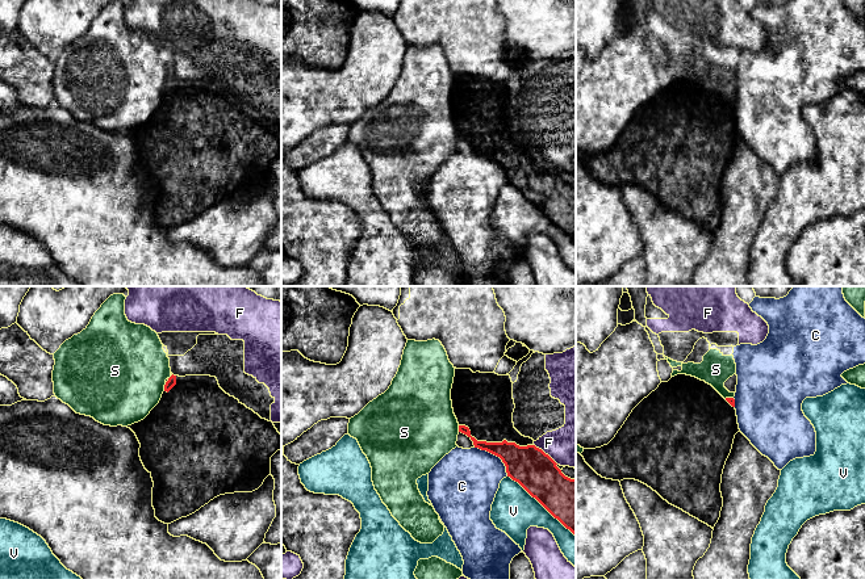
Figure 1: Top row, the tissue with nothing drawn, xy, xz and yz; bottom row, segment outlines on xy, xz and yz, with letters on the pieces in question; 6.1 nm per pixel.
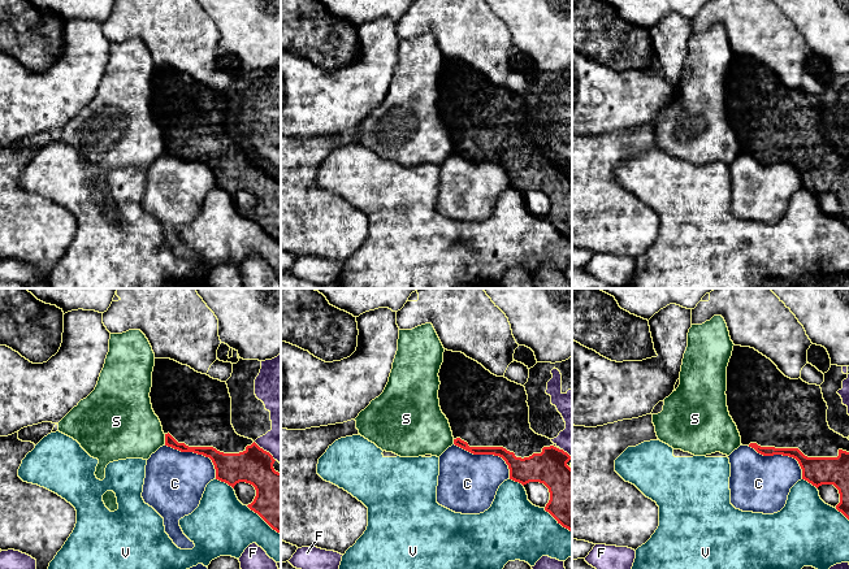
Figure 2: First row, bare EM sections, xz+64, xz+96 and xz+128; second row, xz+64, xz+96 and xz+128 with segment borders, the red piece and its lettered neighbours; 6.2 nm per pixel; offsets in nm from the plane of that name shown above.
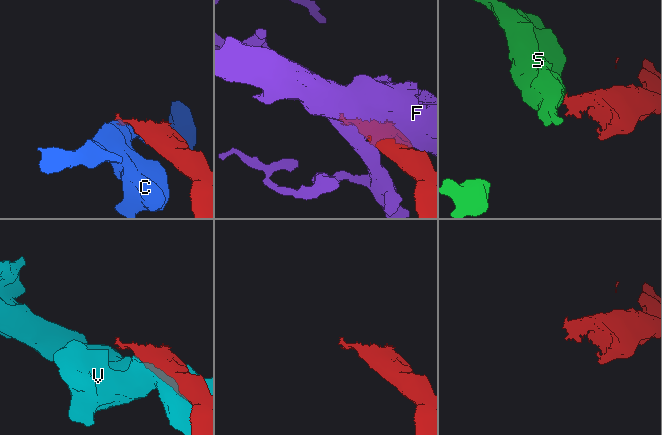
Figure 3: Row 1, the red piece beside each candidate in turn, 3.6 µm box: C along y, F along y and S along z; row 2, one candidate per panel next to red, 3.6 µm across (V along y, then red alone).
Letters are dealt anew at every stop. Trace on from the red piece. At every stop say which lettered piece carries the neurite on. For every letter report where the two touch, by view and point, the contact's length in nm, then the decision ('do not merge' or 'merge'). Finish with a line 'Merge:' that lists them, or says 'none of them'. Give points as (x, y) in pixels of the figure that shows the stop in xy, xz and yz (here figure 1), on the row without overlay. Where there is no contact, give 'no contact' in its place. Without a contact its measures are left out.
C: meets red in xz at (496, 160); contact 280 nm long; do not merge
F: meets red in xz at (544, 159); contact 200 nm long; do not merge
S: meets red in xy at (164, 92); contact 60 nm long; do not merge
V: meets red in xz at (542, 210); contact 550 nm long; do not merge
Merge: none of them

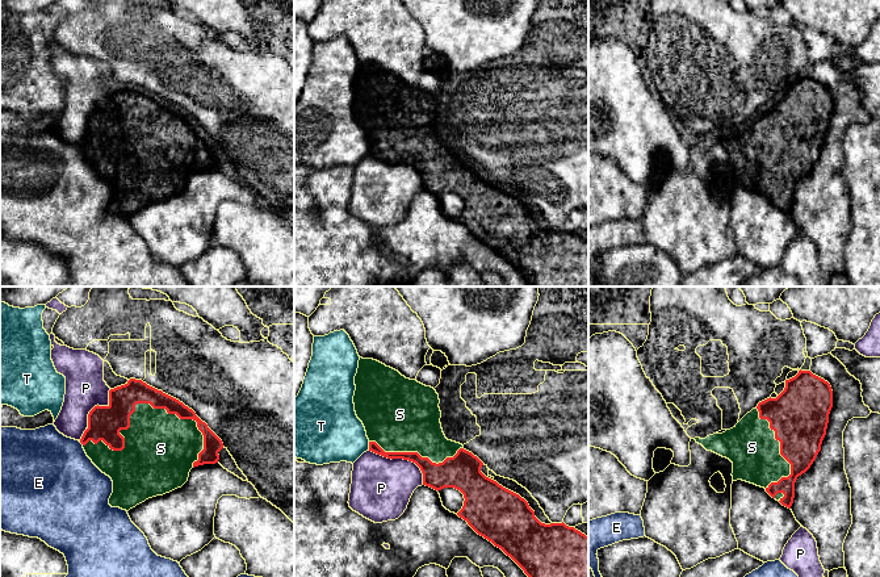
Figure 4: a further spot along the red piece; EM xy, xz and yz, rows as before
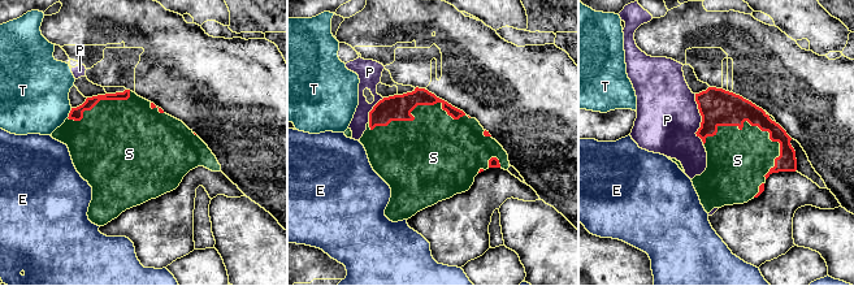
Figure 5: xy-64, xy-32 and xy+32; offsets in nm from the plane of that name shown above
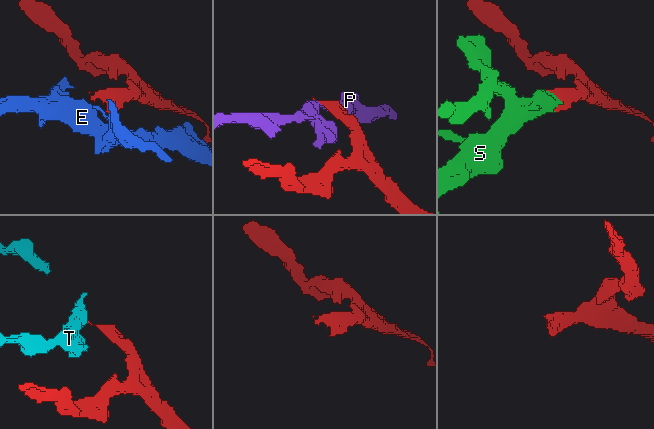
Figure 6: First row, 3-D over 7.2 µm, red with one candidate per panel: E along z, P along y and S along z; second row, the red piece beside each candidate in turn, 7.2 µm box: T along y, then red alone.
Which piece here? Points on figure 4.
E: meets red in xy at (82, 149); contact 40 nm long; do not merge
P: meets red in xz at (402, 163); contact 400 nm long; do not merge
S: meets red in xy at (134, 116); contact 750 nm long; merge
T: meets red in xz at (369, 151); contact 50 nm long; do not merge
Merge: S

